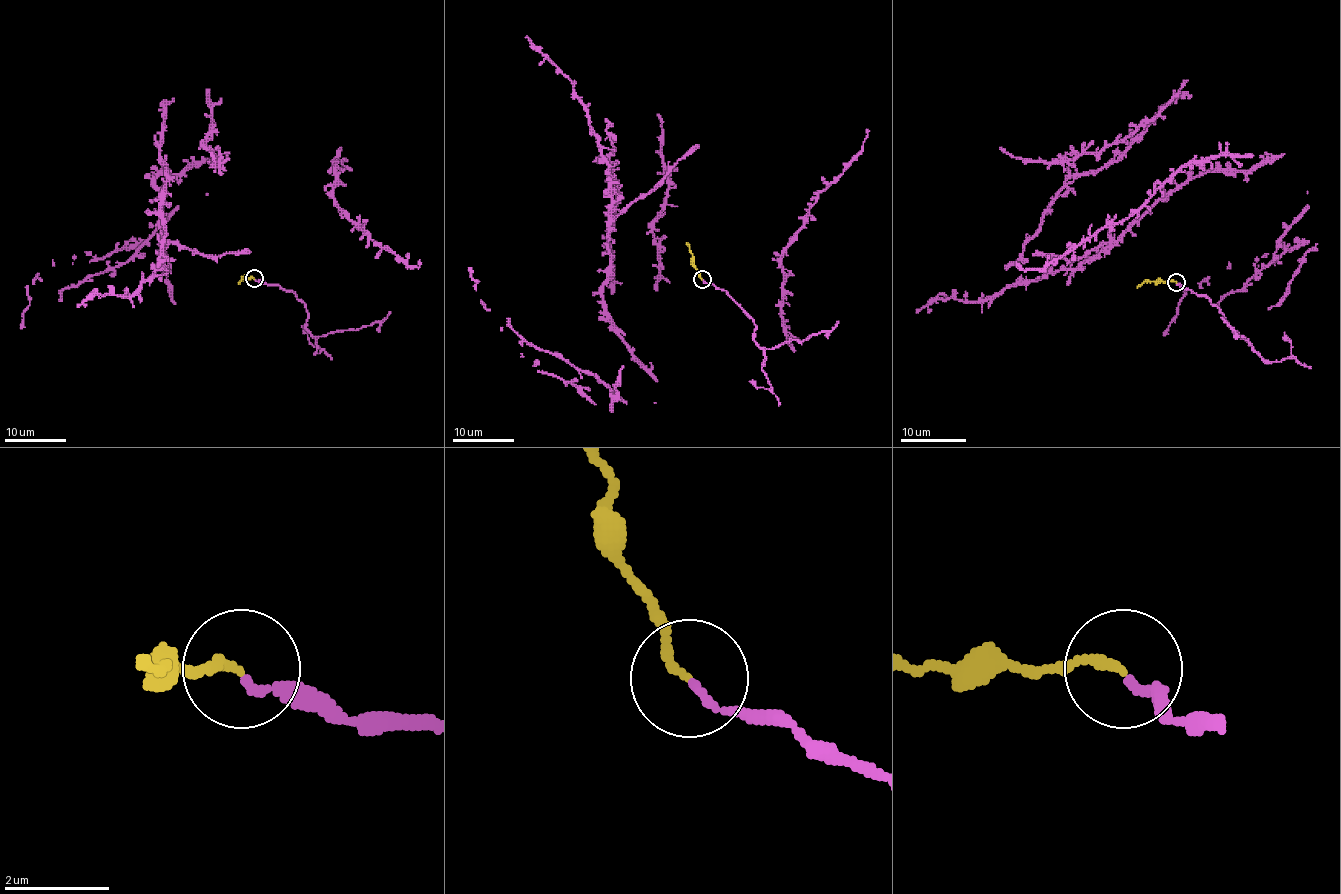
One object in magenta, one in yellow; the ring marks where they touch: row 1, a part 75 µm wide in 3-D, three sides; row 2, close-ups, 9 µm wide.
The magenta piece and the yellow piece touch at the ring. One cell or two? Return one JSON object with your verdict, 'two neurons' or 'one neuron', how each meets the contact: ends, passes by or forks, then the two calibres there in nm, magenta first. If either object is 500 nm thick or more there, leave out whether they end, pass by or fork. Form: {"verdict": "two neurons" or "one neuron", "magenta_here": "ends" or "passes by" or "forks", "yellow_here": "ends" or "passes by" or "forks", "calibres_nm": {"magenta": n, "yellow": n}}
{"verdict": "one neuron", "magenta_here": "ends", "yellow_here": "ends", "calibres_nm": {"magenta": 140, "yellow": 180}}

